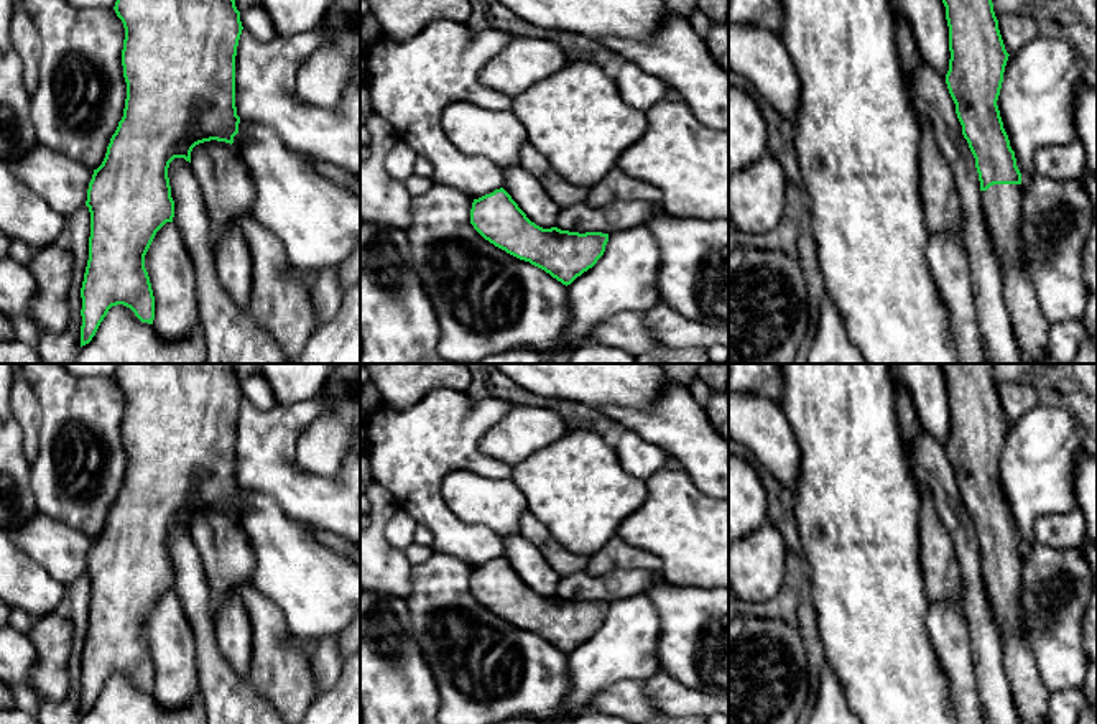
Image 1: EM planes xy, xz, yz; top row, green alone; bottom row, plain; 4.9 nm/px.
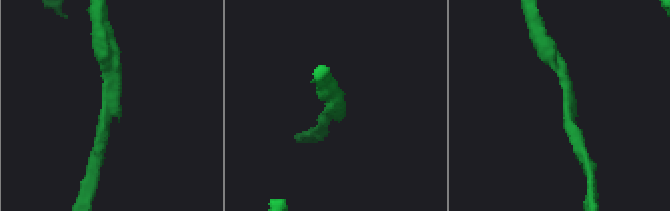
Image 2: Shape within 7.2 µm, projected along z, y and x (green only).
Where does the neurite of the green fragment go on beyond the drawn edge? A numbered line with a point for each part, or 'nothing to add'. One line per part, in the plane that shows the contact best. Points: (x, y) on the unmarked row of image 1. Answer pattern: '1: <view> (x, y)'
1: yz (1000, 571)

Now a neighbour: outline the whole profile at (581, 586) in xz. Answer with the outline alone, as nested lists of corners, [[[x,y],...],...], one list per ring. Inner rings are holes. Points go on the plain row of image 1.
[[[618,569],[599,574],[577,571],[559,578],[556,596],[579,602],[613,602],[636,592],[645,592],[653,582],[661,579],[661,573],[648,569]]]

